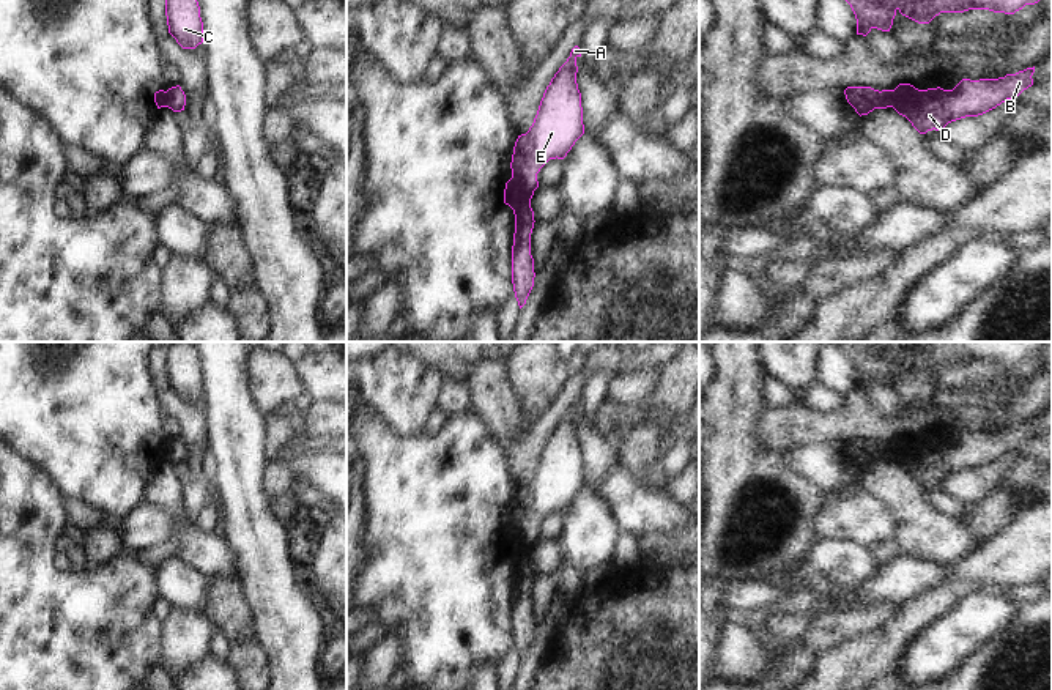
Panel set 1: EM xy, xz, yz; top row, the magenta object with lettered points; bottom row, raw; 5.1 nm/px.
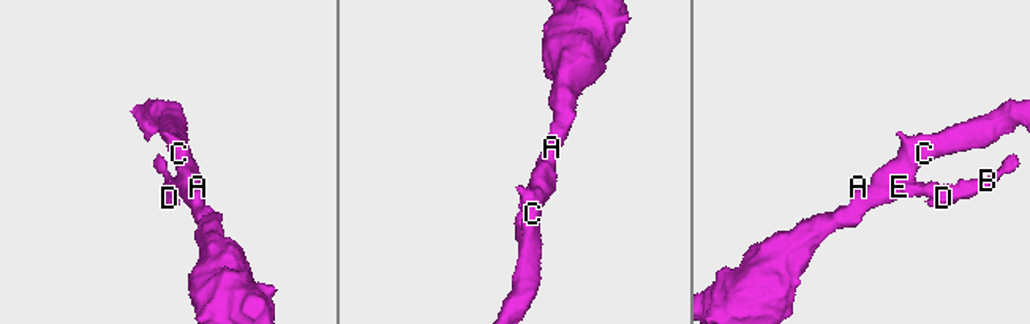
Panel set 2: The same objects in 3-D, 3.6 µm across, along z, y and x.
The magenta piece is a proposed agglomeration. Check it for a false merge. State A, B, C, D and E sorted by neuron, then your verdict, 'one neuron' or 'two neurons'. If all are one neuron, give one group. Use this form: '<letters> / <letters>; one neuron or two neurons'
A C E / B D; two neurons

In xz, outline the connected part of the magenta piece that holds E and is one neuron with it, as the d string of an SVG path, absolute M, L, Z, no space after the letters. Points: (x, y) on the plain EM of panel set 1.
M575 399L567 414L551 432L540 454L532 479L526 487L518 488L512 507L512 531L531 542L539 540L537 526L550 512L564 512L575 495L584 487L581 446L576 436L576 411L581 410Z

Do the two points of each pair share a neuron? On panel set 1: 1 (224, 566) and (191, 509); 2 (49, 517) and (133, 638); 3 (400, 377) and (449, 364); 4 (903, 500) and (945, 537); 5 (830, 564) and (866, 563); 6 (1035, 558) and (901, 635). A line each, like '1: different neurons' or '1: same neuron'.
1: different neurons
2: same neuron
3: different neurons
4: same neuron
5: same neuron
6: same neuron

